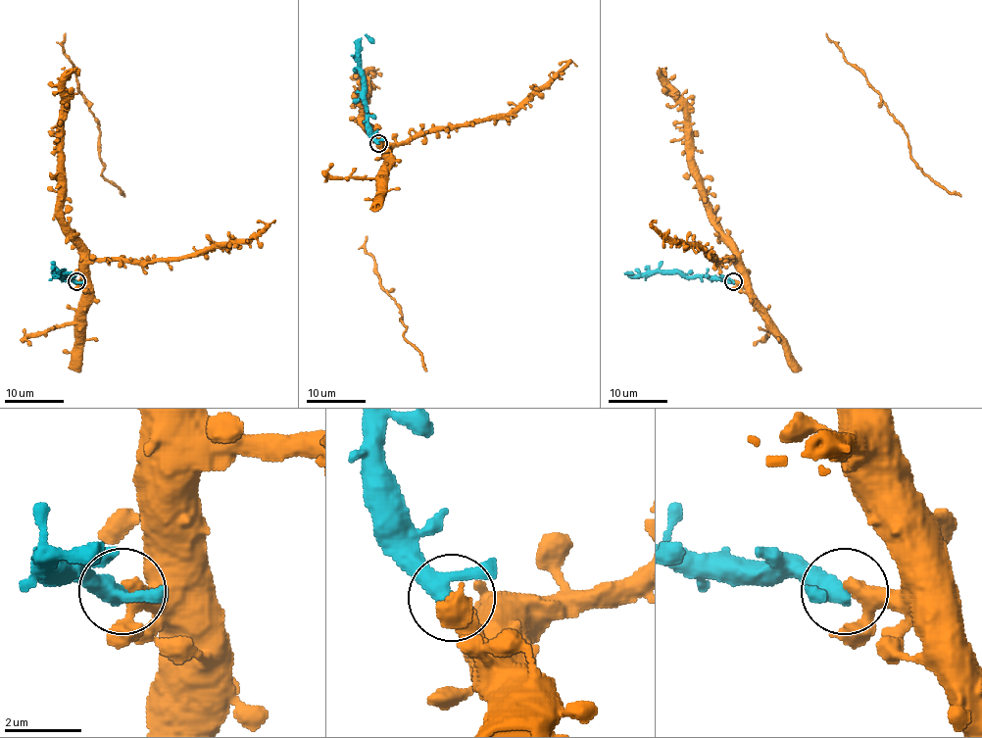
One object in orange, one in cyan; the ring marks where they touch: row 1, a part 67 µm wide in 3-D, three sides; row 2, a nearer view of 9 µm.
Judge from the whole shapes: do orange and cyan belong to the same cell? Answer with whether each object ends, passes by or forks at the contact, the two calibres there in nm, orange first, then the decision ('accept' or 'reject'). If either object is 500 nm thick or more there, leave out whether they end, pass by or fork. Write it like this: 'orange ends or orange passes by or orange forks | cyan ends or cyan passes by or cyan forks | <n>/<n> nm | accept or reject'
orange passes by | cyan passes by | 360/380 nm | accept

